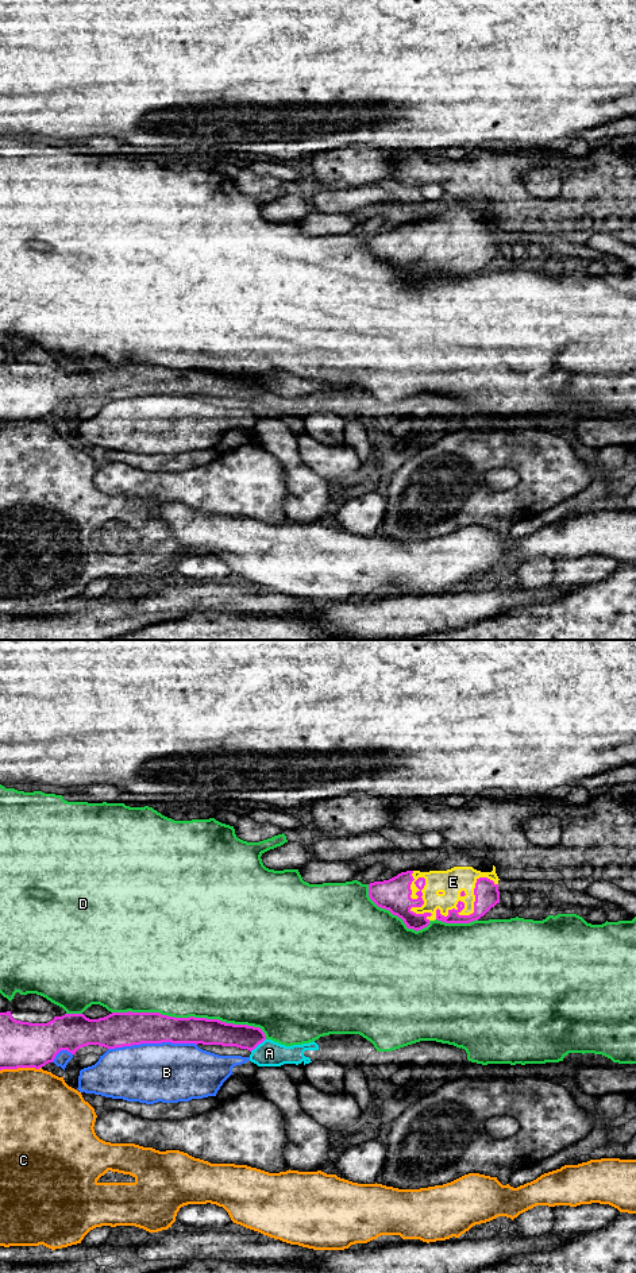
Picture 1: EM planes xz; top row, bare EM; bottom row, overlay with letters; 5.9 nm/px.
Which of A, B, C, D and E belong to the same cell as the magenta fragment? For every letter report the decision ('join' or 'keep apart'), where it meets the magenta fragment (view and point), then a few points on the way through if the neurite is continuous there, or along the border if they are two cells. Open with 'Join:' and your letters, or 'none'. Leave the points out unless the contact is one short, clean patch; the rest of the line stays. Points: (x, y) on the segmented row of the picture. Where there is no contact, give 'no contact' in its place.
Join: E
A: keep apart; meets magenta in xz at (257, 1045); border along xz (265, 1038), (250, 1050)
B: keep apart; meets magenta in xz at (151, 1042)
C: keep apart; meets magenta in xz at (20, 1067)
D: keep apart; meets magenta in xz at (191, 1017)
E: join; meets magenta in xz at (474, 910)

